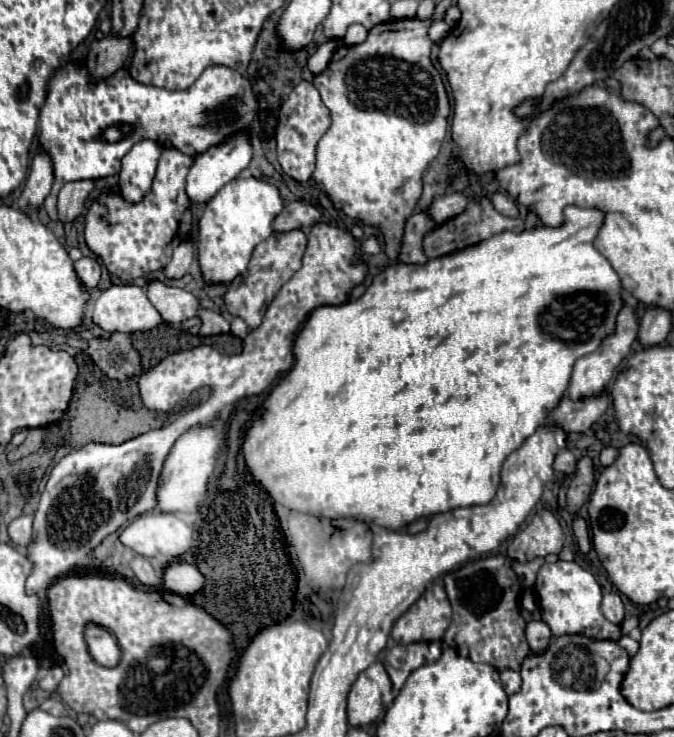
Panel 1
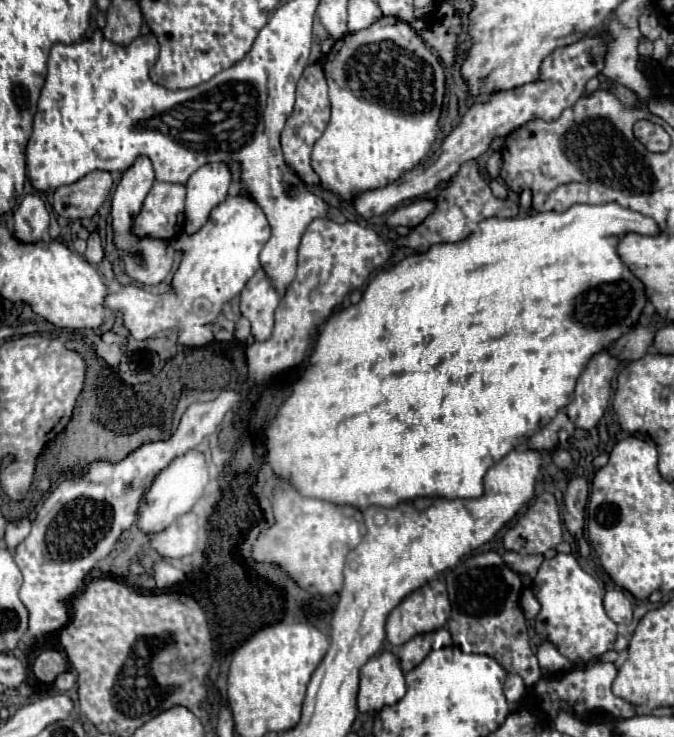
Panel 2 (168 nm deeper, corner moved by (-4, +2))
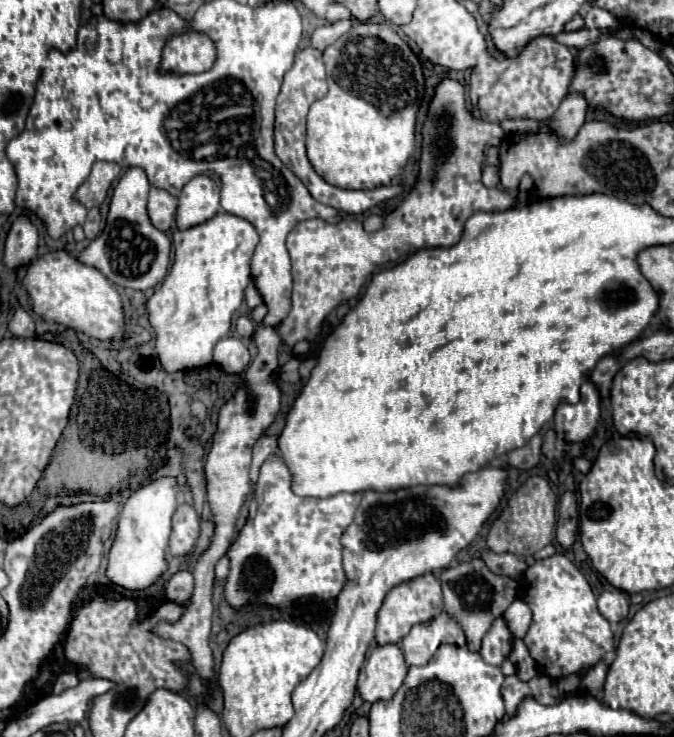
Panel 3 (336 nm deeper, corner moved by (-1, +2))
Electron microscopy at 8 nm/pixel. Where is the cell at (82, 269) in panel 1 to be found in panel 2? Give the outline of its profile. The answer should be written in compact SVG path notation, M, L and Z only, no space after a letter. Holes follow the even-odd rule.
M91 233L91 237L87 239L87 251L85 251L85 259L89 263L101 263L103 261L103 247L101 247L101 239L97 233Z

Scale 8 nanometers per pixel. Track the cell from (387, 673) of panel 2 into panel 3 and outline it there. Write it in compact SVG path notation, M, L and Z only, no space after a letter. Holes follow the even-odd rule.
M398 643L376 647L360 671L358 693L368 703L392 699L392 695L400 689L406 673L408 665Z

